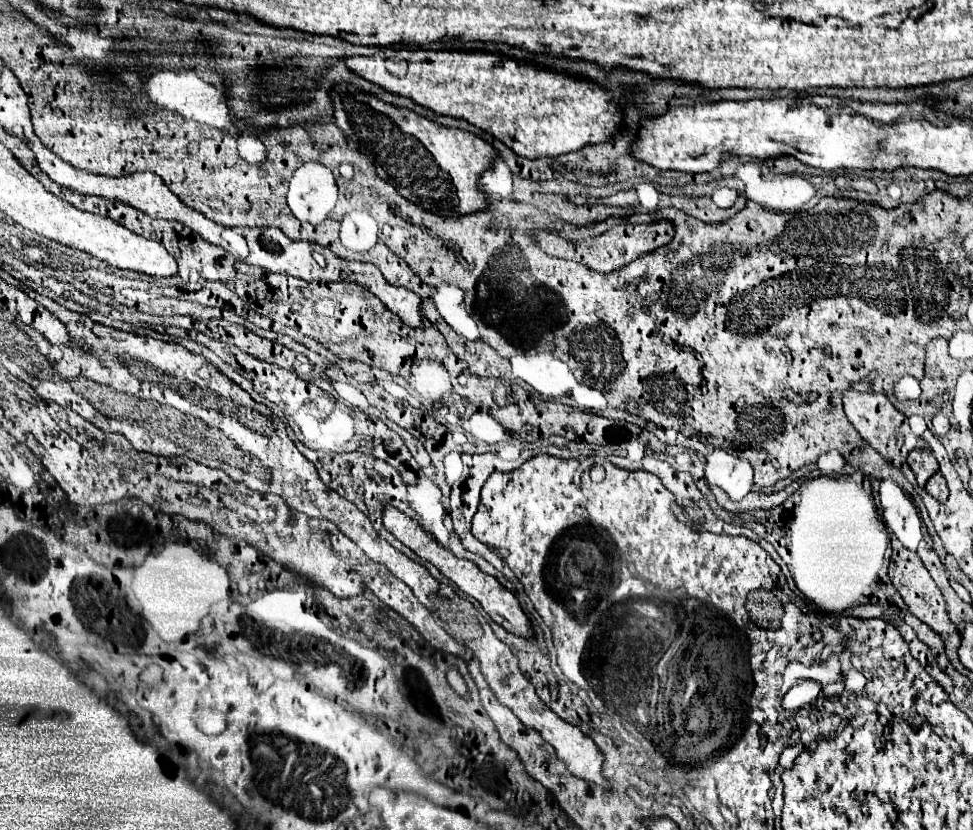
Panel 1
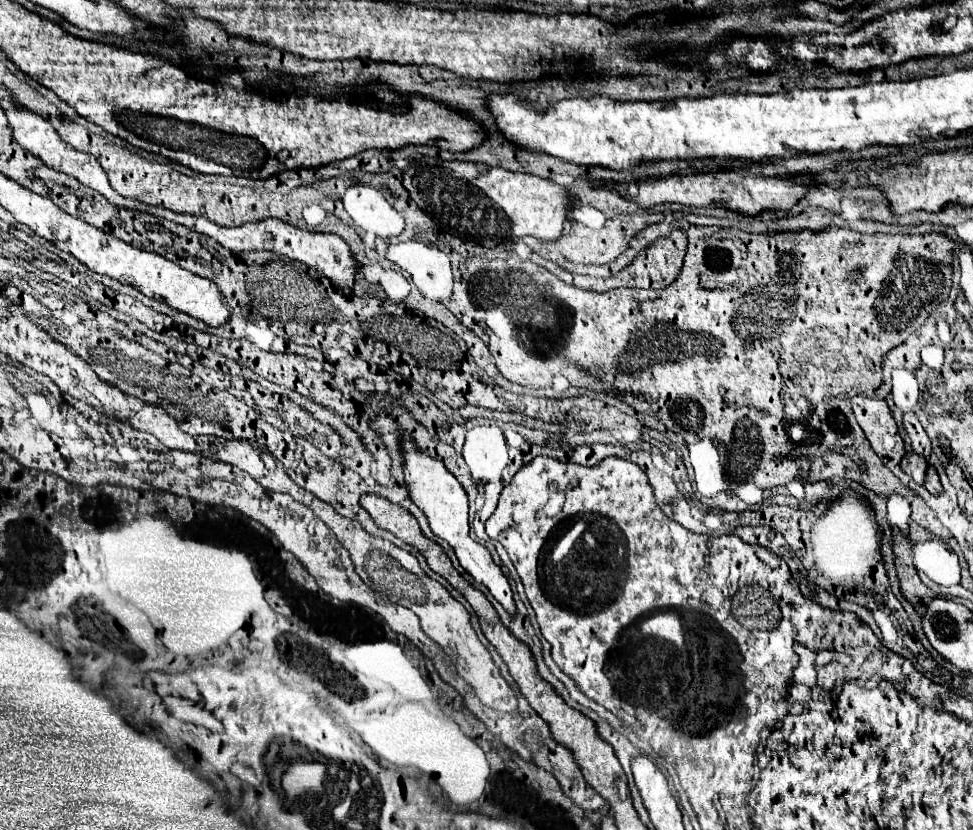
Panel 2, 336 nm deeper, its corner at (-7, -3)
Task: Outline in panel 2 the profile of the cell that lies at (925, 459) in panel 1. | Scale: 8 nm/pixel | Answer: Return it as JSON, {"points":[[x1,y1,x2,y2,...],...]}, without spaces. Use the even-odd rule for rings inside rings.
{"points":[[909,452,909,454,901,460,901,468,903,468,903,472,909,474,917,484,923,484,923,482,925,482,925,472,927,472,927,468,929,468,929,462,927,462,923,456,919,456,919,454,915,454,915,452]]}

